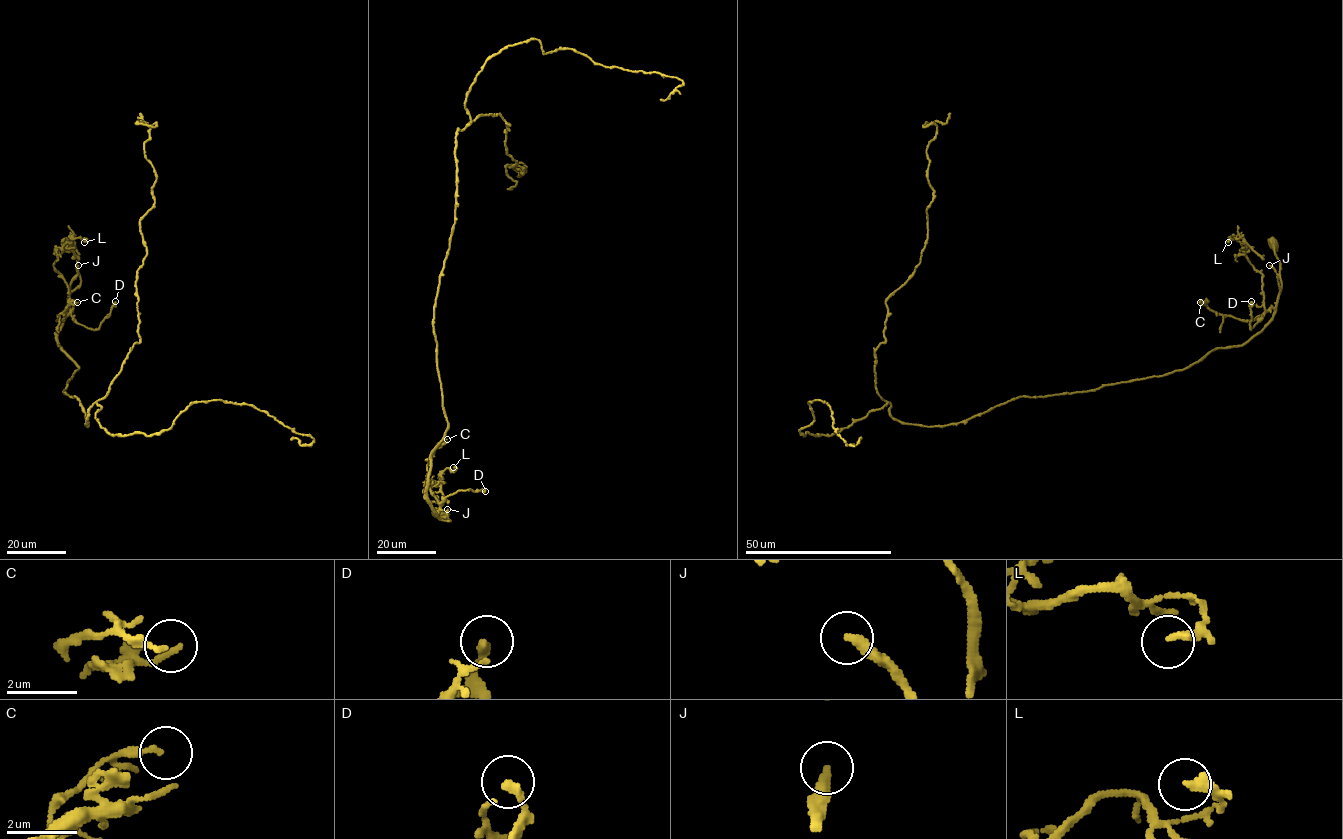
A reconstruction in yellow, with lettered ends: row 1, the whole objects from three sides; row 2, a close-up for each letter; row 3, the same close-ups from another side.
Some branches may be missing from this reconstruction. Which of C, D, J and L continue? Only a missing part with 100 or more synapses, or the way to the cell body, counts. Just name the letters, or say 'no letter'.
no letter

